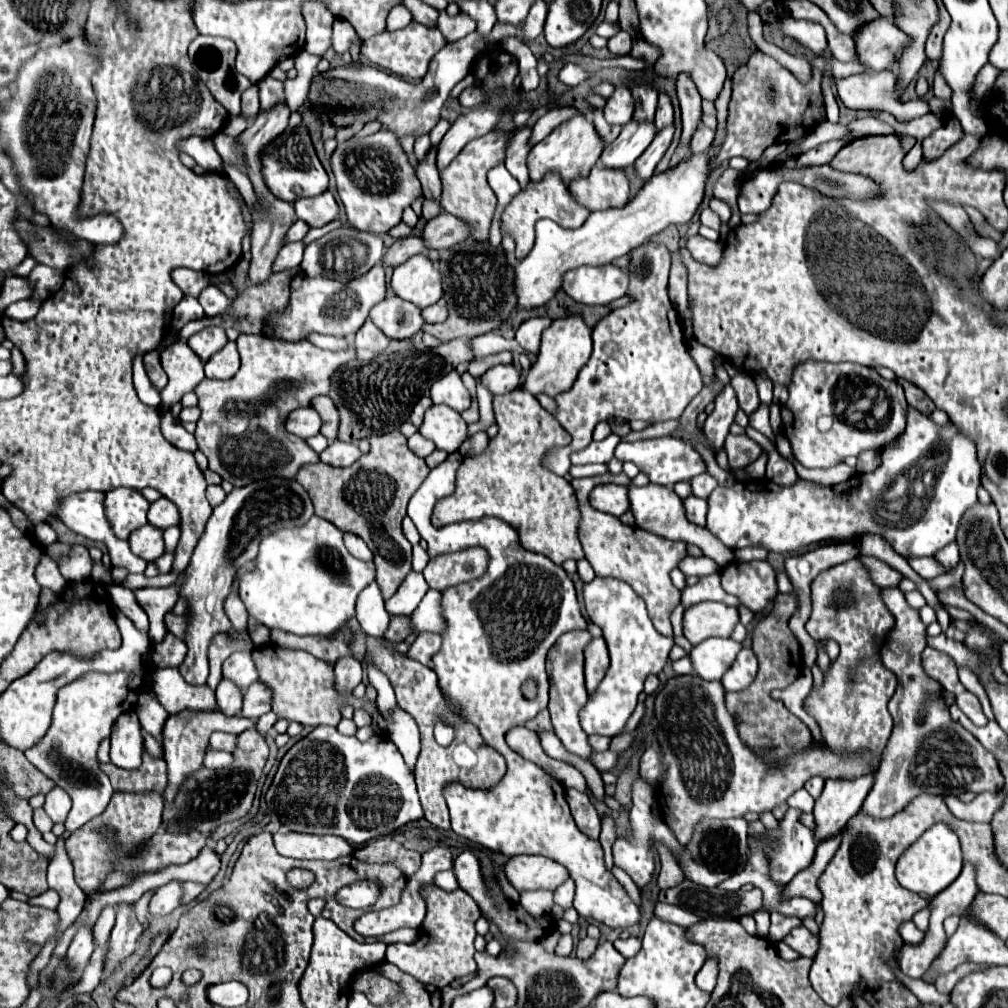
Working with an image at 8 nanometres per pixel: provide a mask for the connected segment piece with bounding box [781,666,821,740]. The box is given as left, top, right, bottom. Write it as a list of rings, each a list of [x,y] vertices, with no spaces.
[[[803,666],[801,678],[799,678],[797,682],[793,682],[791,686],[787,686],[787,688],[781,692],[781,700],[785,702],[787,710],[793,712],[793,714],[797,714],[797,718],[803,720],[803,722],[811,728],[813,736],[821,740],[821,732],[817,730],[817,722],[813,722],[813,718],[809,718],[809,714],[805,714],[805,710],[803,710],[803,700],[805,700],[805,696],[807,696],[807,692],[809,692],[811,686],[813,686],[811,670],[809,670],[807,666]]]

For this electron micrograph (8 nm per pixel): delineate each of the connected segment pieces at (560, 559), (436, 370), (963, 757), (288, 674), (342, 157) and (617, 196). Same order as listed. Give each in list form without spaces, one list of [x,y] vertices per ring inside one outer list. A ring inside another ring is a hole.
[[[515,388],[505,396],[495,396],[493,410],[499,434],[491,440],[485,454],[463,458],[457,468],[455,492],[437,500],[431,524],[441,528],[453,522],[497,516],[517,528],[521,544],[527,550],[545,554],[555,564],[563,564],[567,558],[581,560],[583,550],[577,536],[581,514],[573,486],[541,466],[541,458],[547,450],[571,442],[569,432],[559,426],[553,414],[541,408],[533,394],[523,392],[521,388]]]
[[[461,338],[441,344],[437,354],[435,348],[409,348],[393,354],[381,354],[367,364],[361,360],[347,362],[341,372],[335,372],[333,388],[329,392],[341,416],[337,438],[343,442],[357,442],[361,438],[383,436],[399,428],[409,418],[417,400],[429,392],[433,382],[449,374],[449,370],[453,370],[457,364],[469,360],[473,360],[473,350],[469,340]]]
[[[881,588],[881,598],[889,612],[895,616],[895,628],[881,646],[881,662],[897,676],[897,692],[889,702],[893,716],[893,734],[881,754],[879,770],[875,772],[875,784],[867,794],[861,812],[889,818],[909,804],[919,792],[937,796],[959,796],[965,790],[999,792],[1003,788],[1003,776],[997,760],[987,752],[971,732],[953,722],[949,710],[941,698],[941,684],[933,682],[921,666],[921,650],[925,644],[925,624],[919,612],[909,608],[899,588]]]
[[[277,646],[255,648],[253,662],[259,672],[259,682],[263,682],[273,692],[271,710],[279,718],[314,728],[321,724],[337,726],[337,722],[341,720],[341,696],[333,688],[333,666],[325,664],[323,660],[317,660],[307,652],[285,650]]]
[[[381,128],[371,136],[353,136],[339,142],[331,154],[337,194],[345,206],[347,222],[363,232],[383,234],[401,222],[401,210],[411,206],[423,192],[395,132]]]
[[[595,164],[587,178],[569,184],[569,192],[589,212],[621,208],[629,200],[629,182],[623,170],[605,170]]]

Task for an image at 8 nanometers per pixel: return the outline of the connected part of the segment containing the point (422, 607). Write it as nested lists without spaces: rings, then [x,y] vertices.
[[[429,590],[425,594],[425,598],[421,600],[421,604],[417,606],[417,610],[411,616],[411,624],[415,626],[415,632],[423,632],[423,630],[431,630],[441,634],[445,628],[445,620],[441,616],[441,594],[435,590]]]

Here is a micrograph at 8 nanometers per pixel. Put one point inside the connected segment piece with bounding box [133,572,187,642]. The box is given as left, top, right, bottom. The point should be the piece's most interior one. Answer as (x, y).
(156, 602)

